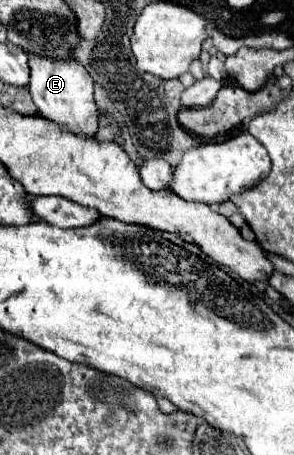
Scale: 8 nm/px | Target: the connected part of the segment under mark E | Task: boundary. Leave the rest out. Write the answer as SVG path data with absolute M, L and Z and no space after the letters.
M29 54L31 68L31 84L29 92L39 108L39 112L61 126L67 126L75 134L95 134L97 130L97 104L93 100L93 80L89 72L73 58L69 60L53 60L37 54Z

